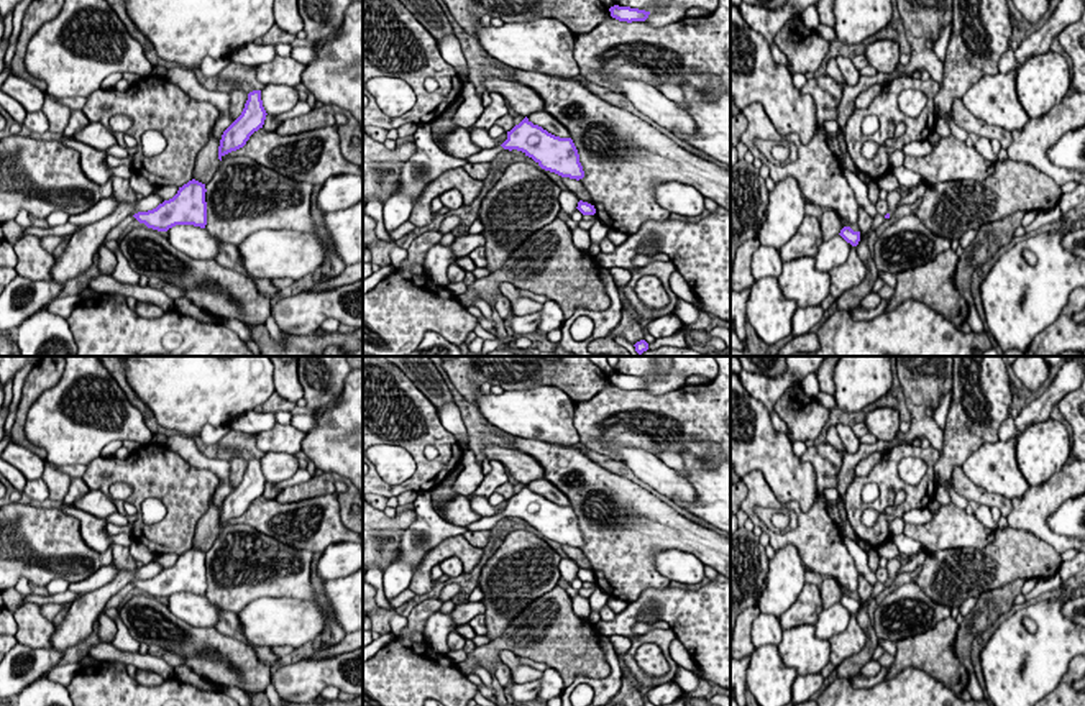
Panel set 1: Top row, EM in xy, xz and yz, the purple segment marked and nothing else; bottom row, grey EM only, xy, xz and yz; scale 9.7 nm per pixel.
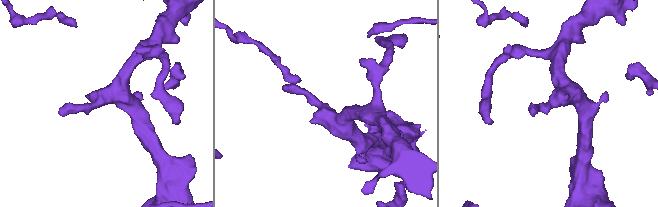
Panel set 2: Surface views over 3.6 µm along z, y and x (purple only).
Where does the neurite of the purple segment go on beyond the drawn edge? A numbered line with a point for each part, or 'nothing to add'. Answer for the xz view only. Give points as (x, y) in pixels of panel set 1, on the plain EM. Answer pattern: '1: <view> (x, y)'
1: xz (485, 522)

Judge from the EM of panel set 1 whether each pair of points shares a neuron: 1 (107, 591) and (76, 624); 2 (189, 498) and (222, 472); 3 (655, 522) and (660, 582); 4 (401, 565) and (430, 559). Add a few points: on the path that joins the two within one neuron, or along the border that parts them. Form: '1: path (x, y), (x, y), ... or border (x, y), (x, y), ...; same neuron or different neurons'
1: path (99, 600), (82, 616); same neuron
2: border (183, 457), (196, 467), (209, 468), (220, 478); different neurons
3: path (645, 537), (645, 567); same neuron
4: border (452, 537), (439, 542), (424, 557), (407, 588); different neurons

